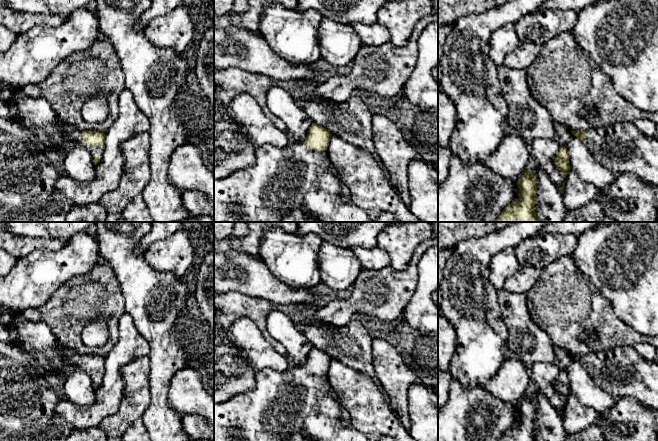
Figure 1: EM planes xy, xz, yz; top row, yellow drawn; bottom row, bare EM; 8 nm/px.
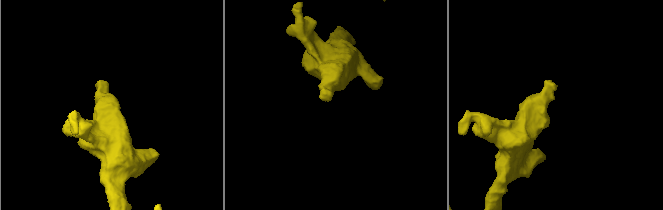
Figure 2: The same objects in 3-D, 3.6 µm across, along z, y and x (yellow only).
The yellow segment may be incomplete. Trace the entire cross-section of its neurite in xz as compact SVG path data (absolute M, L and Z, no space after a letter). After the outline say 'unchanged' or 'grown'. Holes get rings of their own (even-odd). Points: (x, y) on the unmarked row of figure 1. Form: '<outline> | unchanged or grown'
M312 347L308 354L308 359L304 367L290 366L287 371L278 372L272 369L263 369L256 371L256 386L253 390L244 392L232 399L222 402L220 404L214 403L214 441L283 441L290 435L302 434L306 439L310 441L369 441L365 435L357 431L352 426L345 427L342 423L341 407L334 396L334 390L328 382L327 372L329 370L332 358L324 351L316 347ZM231 428L240 428L242 435L239 439L234 439L230 435Z | grown

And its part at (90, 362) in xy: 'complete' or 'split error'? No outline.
split error

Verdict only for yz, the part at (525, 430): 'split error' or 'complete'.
complete

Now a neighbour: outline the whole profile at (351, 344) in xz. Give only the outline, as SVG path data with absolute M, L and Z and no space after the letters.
M319 304L303 306L288 316L313 347L326 352L332 359L338 360L347 367L369 376L381 388L385 402L394 412L392 401L382 387L373 368L373 338L368 330L361 321L354 319L341 327L334 327L329 324L310 324L309 320L320 308Z

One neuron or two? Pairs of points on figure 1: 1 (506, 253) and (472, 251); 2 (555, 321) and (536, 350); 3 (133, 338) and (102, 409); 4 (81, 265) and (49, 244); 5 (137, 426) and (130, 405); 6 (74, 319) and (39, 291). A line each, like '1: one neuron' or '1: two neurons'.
1: two neurons
2: two neurons
3: one neuron
4: two neurons
5: two neurons
6: two neurons

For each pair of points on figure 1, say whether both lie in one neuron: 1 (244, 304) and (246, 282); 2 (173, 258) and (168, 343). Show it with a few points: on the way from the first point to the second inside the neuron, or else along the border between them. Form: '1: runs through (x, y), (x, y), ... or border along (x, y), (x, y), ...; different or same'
1: border along (224, 291), (238, 291), (268, 301); different
2: border along (150, 265), (160, 271), (170, 271), (181, 278); different

